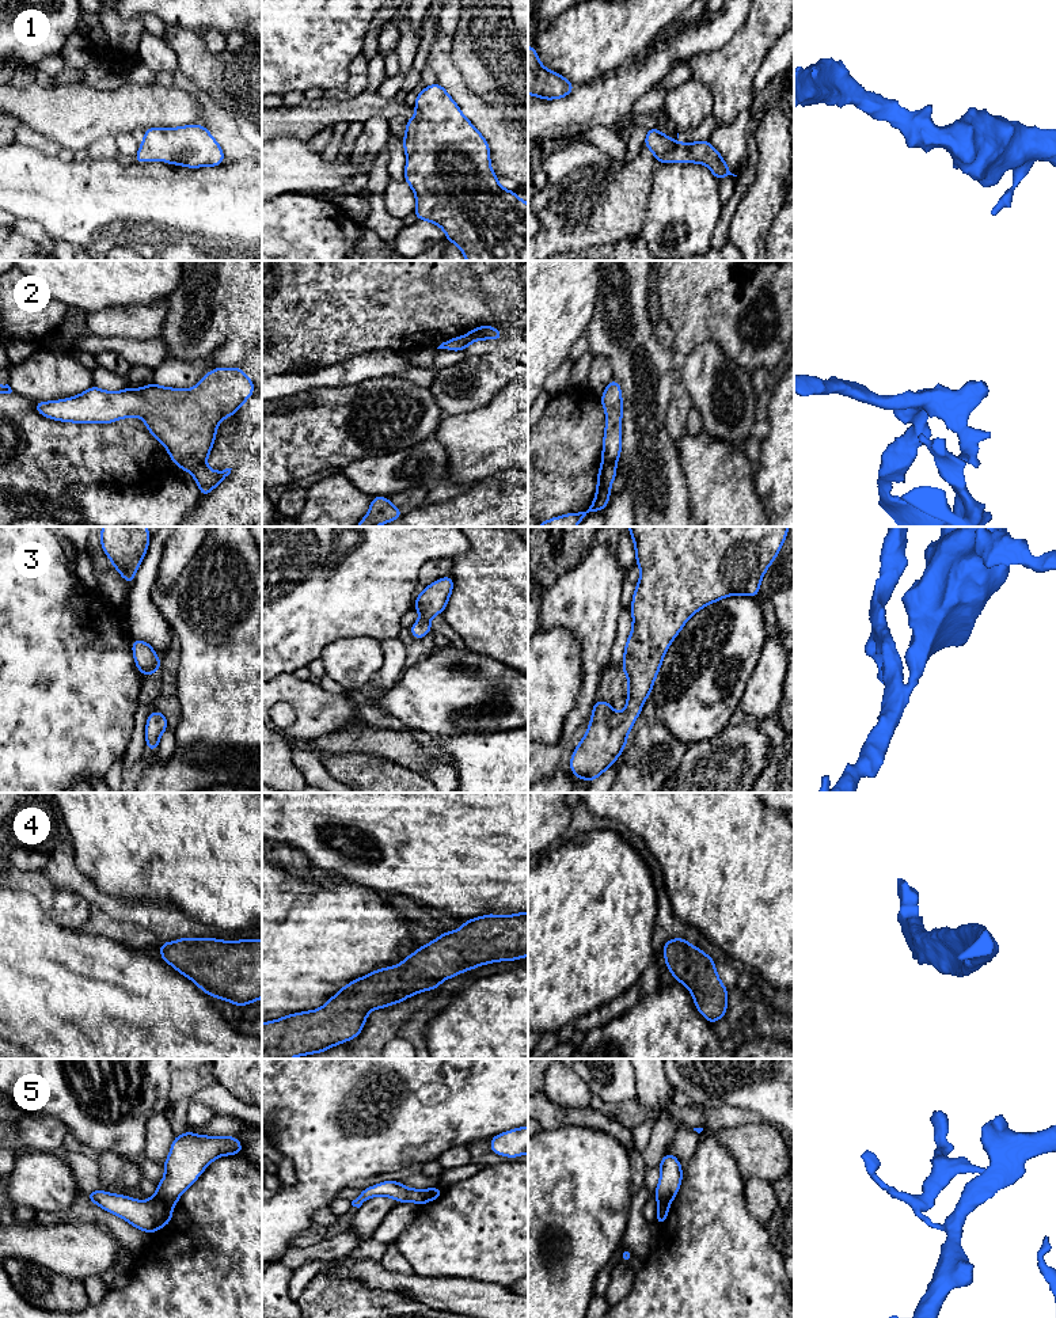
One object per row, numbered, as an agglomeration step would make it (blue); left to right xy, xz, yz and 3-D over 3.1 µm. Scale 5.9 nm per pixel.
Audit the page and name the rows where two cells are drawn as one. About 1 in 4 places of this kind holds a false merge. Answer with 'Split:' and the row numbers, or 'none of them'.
Split: 2, 5

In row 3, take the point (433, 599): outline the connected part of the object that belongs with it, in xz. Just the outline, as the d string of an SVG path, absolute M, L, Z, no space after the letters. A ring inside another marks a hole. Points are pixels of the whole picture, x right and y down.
M453 577L440 578L422 589L422 593L415 597L414 608L421 618L409 630L415 639L422 639L432 631L430 618L442 614L453 589Z

